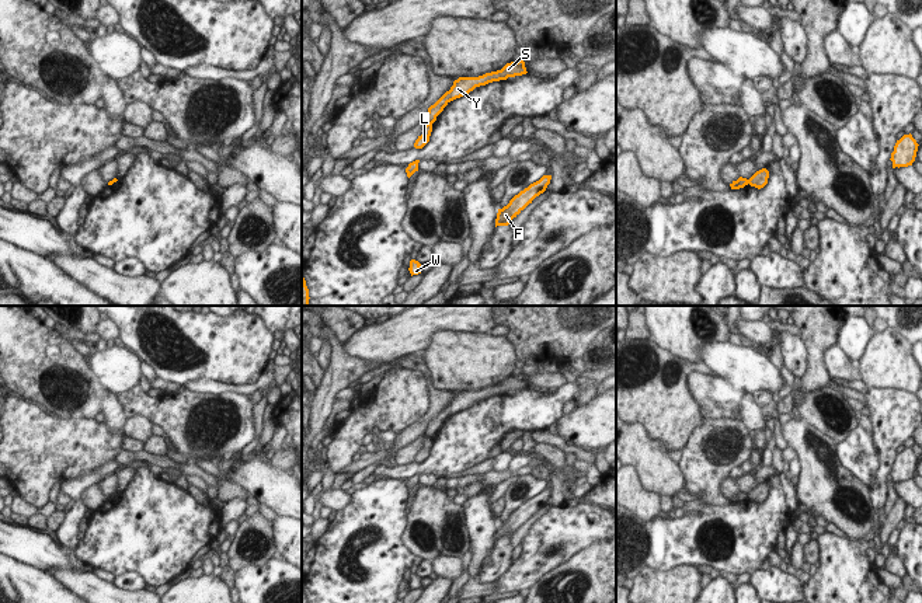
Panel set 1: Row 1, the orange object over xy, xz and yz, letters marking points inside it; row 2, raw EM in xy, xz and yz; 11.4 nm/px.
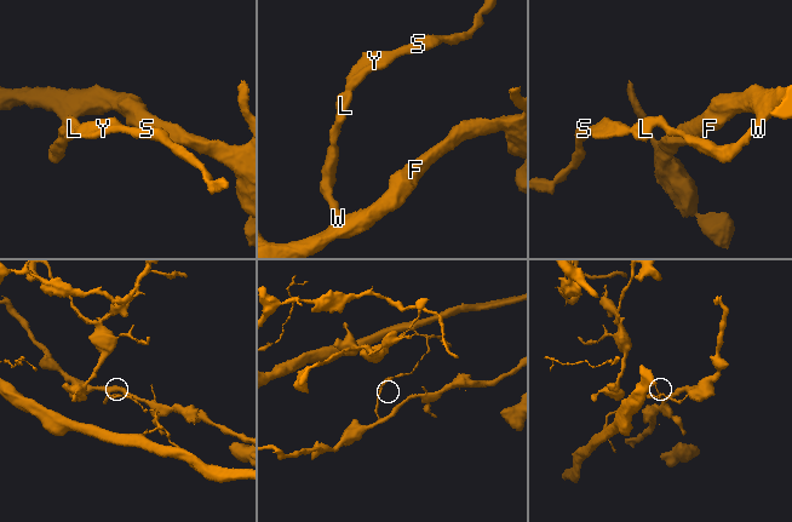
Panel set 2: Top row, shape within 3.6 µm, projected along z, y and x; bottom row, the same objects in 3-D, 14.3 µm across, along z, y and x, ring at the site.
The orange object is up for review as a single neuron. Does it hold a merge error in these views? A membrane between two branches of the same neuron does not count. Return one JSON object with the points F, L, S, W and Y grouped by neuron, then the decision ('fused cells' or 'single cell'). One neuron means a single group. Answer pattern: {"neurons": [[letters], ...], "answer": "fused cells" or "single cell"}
{"neurons": [["F", "L", "W"], ["S", "Y"]], "answer": "fused cells"}

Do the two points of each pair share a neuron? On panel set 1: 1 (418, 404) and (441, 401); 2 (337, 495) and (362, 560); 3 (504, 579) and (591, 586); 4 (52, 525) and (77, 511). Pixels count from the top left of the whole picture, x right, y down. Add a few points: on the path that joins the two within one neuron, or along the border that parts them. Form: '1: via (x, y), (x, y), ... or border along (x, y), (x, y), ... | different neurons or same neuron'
1: border along (428, 382), (428, 410), (407, 427) | different neurons
2: border along (352, 497), (343, 508), (336, 511) | different neurons
3: border along (563, 563), (545, 572), (528, 588) | different neurons
4: border along (65, 511), (65, 518), (55, 532) | different neurons

